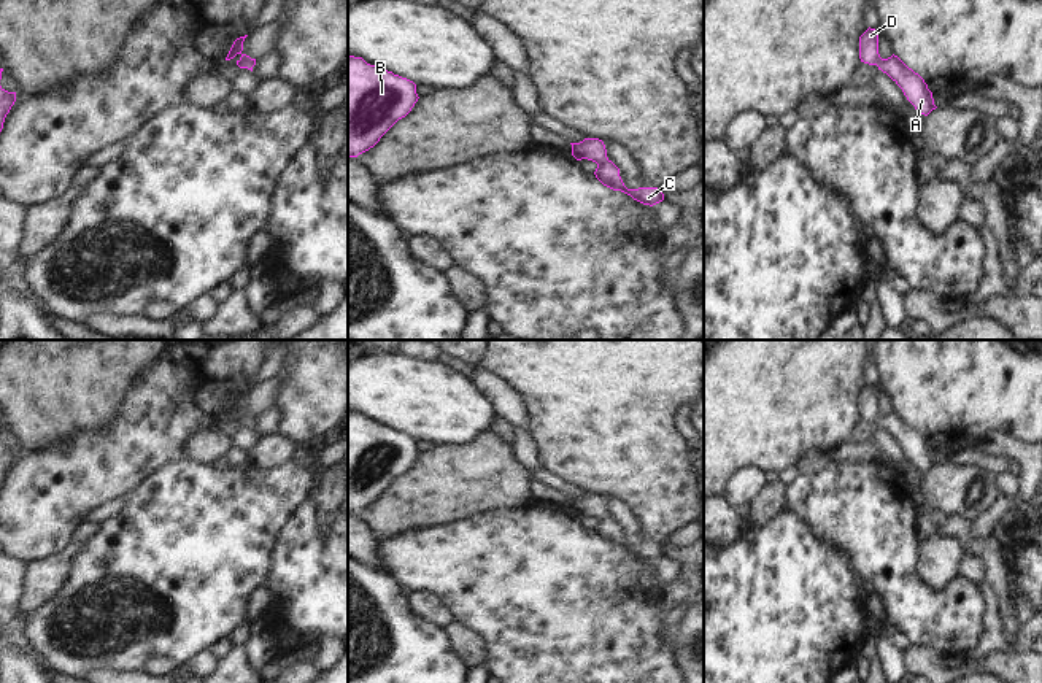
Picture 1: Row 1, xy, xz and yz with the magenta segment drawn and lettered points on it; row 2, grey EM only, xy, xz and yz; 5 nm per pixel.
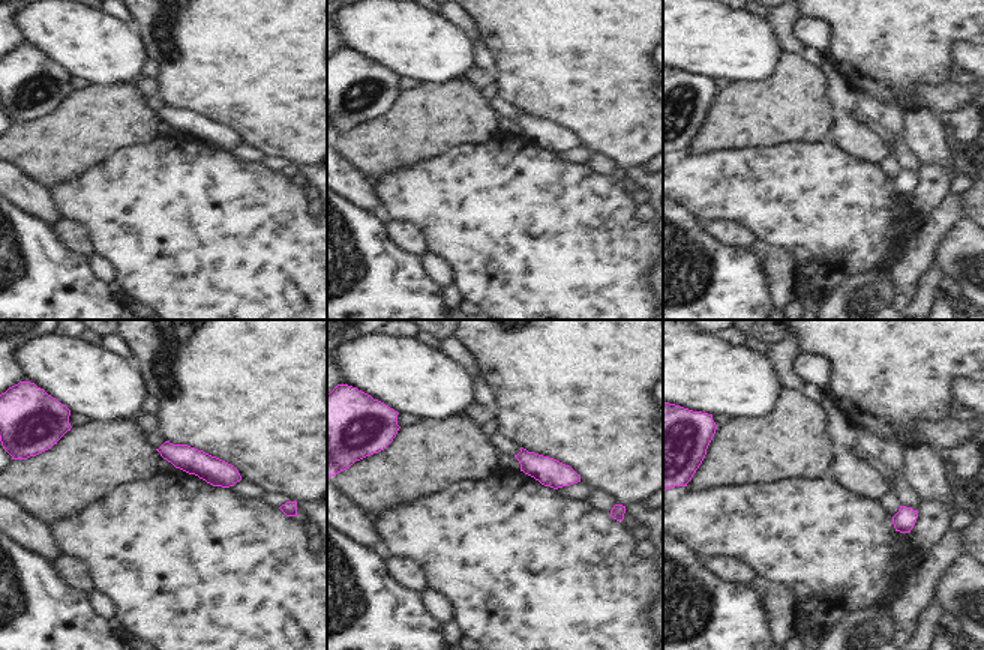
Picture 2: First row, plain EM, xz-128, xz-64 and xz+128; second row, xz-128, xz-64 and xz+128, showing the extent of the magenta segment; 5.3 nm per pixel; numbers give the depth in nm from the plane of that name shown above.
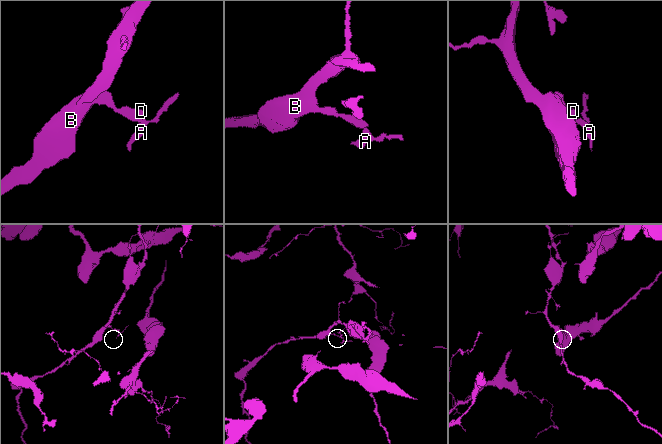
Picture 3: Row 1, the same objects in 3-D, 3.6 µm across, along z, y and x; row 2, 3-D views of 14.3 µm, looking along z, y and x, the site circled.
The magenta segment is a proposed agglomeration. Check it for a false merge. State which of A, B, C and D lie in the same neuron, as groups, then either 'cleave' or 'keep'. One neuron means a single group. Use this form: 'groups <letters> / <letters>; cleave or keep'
groups A B C D; keep

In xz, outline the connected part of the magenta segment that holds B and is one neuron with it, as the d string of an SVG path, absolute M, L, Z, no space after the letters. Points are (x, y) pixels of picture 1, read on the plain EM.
M348 411L348 511L373 504L418 454L413 437Z

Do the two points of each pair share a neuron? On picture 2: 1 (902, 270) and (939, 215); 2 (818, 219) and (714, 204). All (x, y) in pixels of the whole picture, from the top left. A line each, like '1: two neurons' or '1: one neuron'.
1: one neuron
2: one neuron

